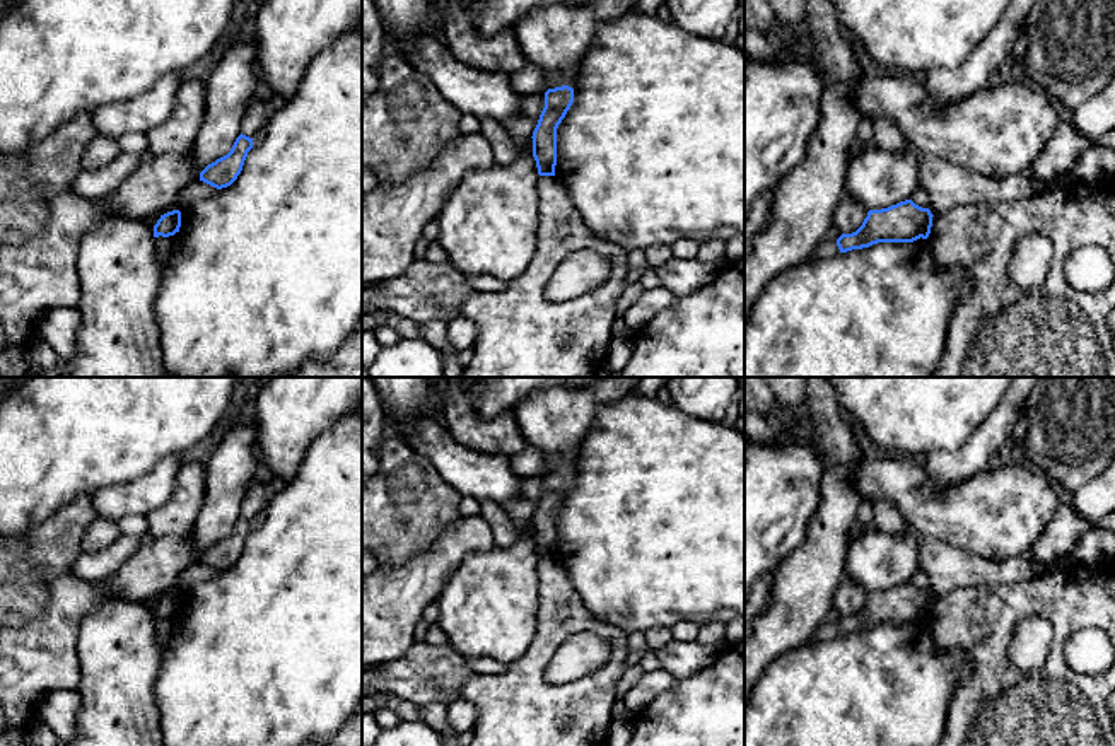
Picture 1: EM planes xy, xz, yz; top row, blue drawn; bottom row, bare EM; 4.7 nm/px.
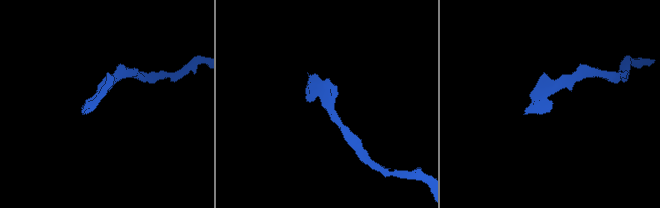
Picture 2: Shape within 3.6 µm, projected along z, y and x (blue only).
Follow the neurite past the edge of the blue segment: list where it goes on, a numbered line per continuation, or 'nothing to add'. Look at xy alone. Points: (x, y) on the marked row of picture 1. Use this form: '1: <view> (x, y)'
nothing to add

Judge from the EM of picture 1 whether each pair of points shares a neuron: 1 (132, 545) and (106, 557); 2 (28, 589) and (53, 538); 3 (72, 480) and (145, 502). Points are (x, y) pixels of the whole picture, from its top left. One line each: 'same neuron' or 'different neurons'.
1: same neuron
2: same neuron
3: different neurons

